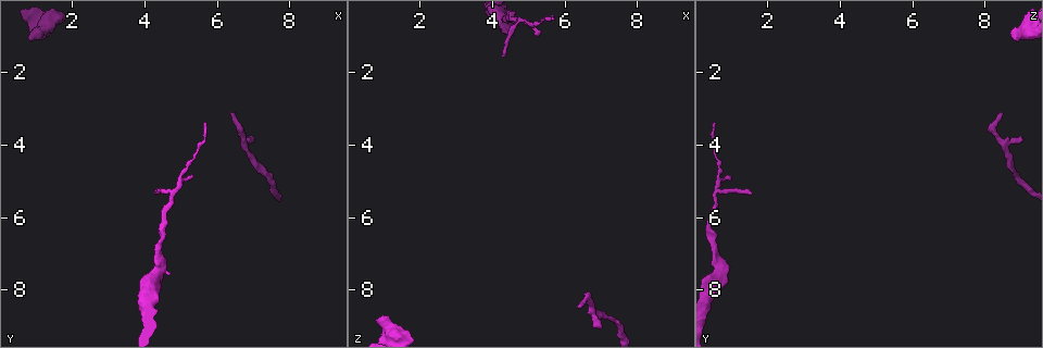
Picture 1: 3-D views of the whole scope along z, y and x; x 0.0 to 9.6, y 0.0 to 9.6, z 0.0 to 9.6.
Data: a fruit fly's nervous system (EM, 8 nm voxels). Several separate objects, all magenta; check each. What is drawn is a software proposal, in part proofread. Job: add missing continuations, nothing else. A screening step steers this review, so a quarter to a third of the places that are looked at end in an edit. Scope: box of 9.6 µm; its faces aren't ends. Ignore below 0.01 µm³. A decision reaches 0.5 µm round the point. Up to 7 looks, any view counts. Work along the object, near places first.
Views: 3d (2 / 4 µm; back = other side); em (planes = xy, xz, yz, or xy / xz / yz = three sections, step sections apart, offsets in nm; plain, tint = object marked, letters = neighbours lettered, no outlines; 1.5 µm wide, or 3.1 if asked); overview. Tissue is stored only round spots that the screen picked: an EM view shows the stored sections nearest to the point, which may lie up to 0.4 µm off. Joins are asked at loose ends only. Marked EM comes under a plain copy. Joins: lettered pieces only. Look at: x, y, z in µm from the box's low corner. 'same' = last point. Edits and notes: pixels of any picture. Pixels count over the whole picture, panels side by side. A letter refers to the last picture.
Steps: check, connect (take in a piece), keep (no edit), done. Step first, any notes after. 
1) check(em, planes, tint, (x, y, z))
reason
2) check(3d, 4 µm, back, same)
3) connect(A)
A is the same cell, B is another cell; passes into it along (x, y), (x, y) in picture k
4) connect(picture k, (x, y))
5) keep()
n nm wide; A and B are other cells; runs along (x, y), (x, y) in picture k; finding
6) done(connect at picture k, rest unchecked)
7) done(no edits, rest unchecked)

check(em, planes, letters, (4.25, 5.35, 1.60))
thin end

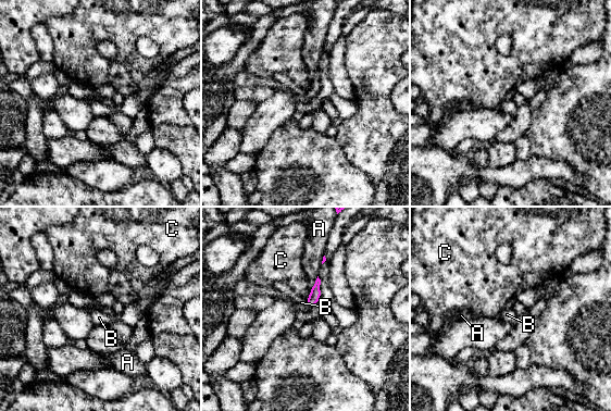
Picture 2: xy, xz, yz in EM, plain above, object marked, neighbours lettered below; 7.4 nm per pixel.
keep()
A, B and C are other cells; border along (306, 299), (306, 302), (311, 307) in picture 2; no lettered piece goes on from it

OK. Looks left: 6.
check(3d, 2 µm, (0.80, 1.10, 8.75))
stops while still wide

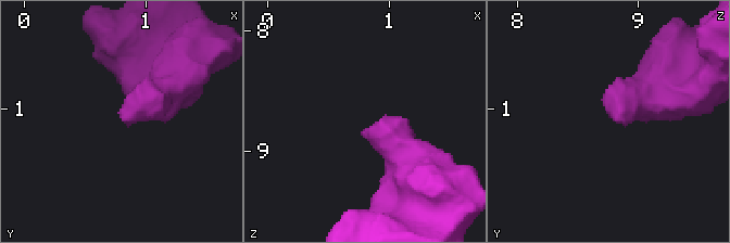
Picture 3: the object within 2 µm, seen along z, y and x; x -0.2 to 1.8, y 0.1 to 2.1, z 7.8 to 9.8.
check(em, planes, letters, (0.80, 1.08, 8.82))

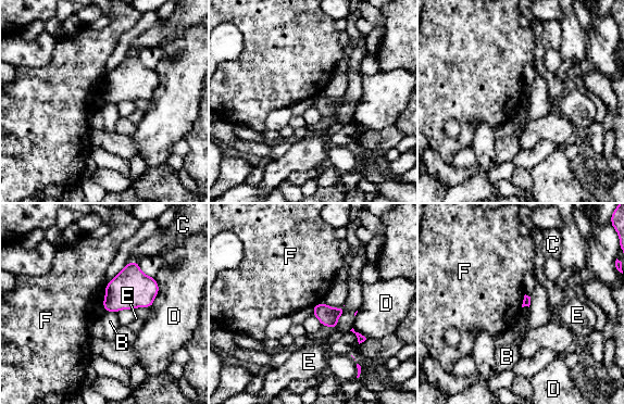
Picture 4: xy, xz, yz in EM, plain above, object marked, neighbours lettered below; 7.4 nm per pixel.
keep()
B, C, D, E and F are other cells; border along (107, 286), (102, 304) in picture 4; none of them fits

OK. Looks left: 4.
check(3d, 2 µm, (6.30, 3.15, 8.45))
branch stops here

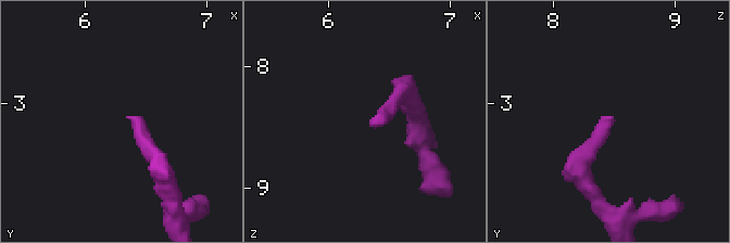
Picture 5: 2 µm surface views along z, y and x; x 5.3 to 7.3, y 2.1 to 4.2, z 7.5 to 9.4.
check(em, xz, step 8, tint, (6.36, 3.08, 8.48))
need the tissue

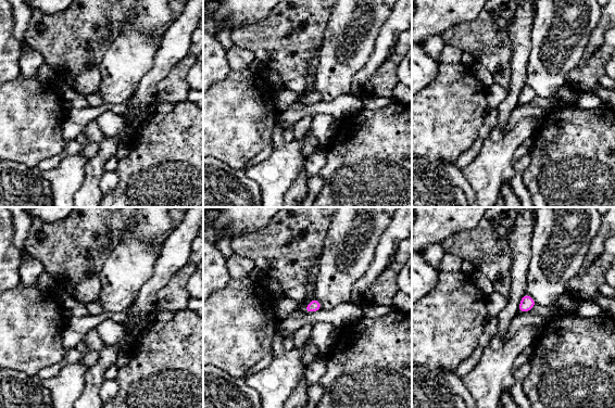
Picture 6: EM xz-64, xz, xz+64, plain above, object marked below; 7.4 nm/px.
check(em, xy, step 8, letters, same)
cut it another way

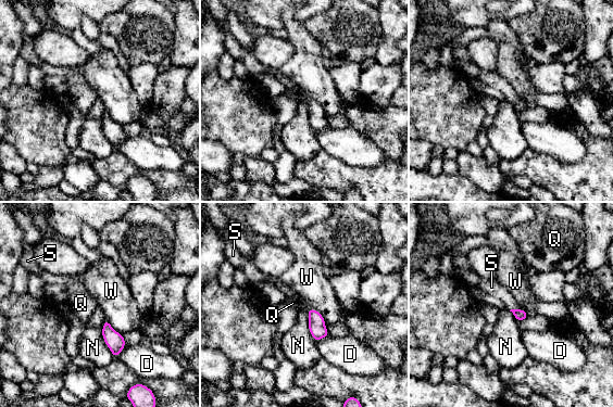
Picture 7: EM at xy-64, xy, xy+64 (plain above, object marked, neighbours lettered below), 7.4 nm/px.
connect(S)
S is the same cell, D, N, Q and W are other cells; it goes on there

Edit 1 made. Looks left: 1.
done(connect at picture 7, rest unchecked)

